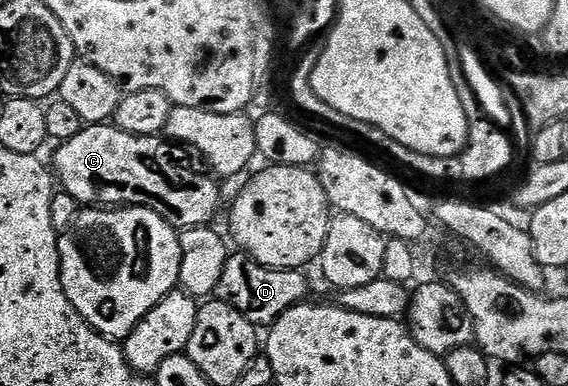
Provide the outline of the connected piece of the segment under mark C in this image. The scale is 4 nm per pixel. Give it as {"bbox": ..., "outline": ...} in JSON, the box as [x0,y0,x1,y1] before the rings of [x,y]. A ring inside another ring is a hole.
{"bbox":[53,125,219,229],"outline":[[[87,125],[77,133],[77,137],[54,148],[53,175],[58,186],[70,193],[80,205],[98,205],[108,209],[148,207],[176,229],[208,226],[219,207],[219,191],[214,183],[216,180],[210,174],[198,175],[185,164],[171,159],[171,151],[166,145],[168,146],[159,135],[125,133],[114,125]]]}

